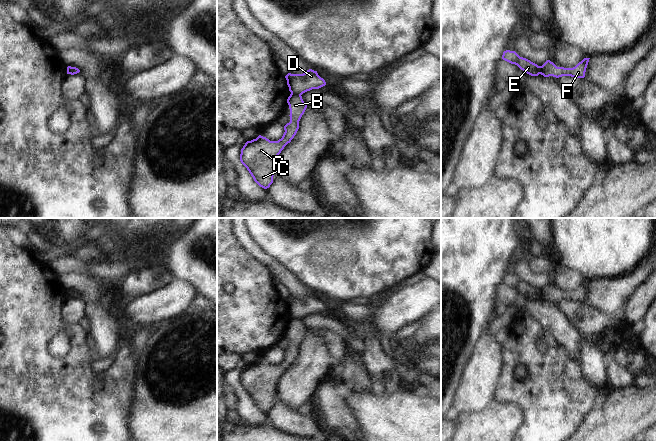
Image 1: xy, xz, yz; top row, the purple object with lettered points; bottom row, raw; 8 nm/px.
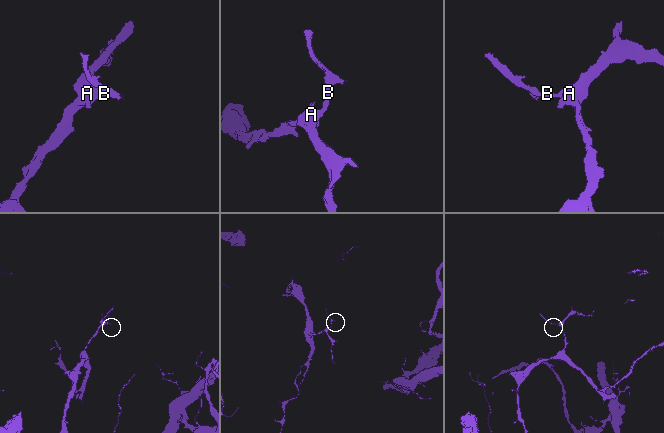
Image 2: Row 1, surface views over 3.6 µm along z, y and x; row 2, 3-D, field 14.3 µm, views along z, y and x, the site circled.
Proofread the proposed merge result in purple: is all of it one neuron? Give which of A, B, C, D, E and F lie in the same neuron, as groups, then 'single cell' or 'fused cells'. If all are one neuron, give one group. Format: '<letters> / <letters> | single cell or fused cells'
A B C F / D E | fused cells

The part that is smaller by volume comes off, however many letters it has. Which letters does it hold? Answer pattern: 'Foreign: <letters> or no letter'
Foreign: D, E

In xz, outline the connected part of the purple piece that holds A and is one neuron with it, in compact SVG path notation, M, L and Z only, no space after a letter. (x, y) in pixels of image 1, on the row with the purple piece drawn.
M290 94L287 99L290 109L290 122L284 126L284 134L278 141L270 141L266 137L259 135L256 139L247 141L241 149L240 161L247 168L254 181L262 188L267 189L273 183L273 176L277 173L276 161L278 155L284 147L291 142L299 129L299 121L304 114L307 104L301 95Z

